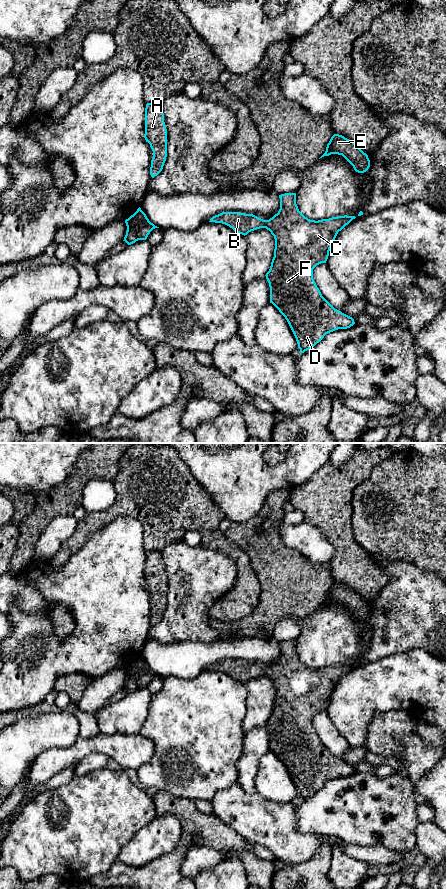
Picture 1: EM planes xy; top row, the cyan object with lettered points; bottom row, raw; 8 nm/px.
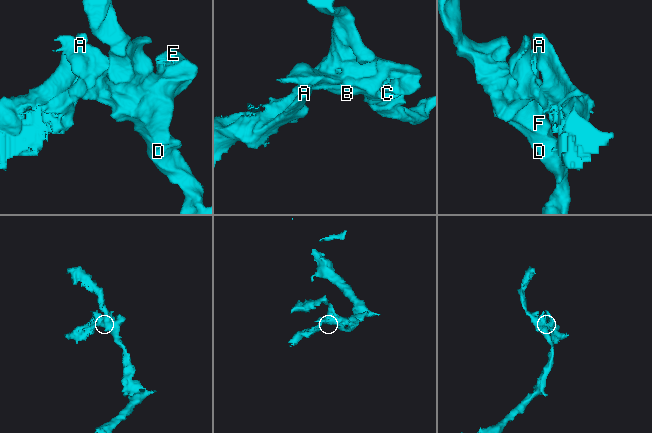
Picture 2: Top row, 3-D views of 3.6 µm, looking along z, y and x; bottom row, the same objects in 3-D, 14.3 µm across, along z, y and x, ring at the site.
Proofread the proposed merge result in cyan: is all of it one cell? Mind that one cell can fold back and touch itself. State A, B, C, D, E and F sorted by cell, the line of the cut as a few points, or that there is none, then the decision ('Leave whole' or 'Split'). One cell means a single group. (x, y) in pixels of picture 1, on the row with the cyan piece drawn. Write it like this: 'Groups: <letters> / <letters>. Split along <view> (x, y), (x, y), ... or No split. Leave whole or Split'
Groups: A / B C D E F. Split along xy (133, 214), (140, 221), (137, 228), (138, 239). Split

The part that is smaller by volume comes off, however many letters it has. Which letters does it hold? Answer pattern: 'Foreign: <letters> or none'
Foreign: A

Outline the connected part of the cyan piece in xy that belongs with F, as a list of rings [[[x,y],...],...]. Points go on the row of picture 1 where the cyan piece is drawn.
[[[296,193],[281,194],[279,198],[280,209],[269,220],[263,220],[253,214],[222,212],[213,216],[209,222],[225,224],[244,236],[260,228],[266,228],[274,236],[274,257],[265,275],[270,287],[270,303],[287,320],[301,354],[313,348],[326,334],[350,328],[355,324],[352,317],[335,309],[322,296],[313,279],[313,269],[326,263],[338,232],[356,217],[344,215],[318,221],[310,220],[299,211]]]

